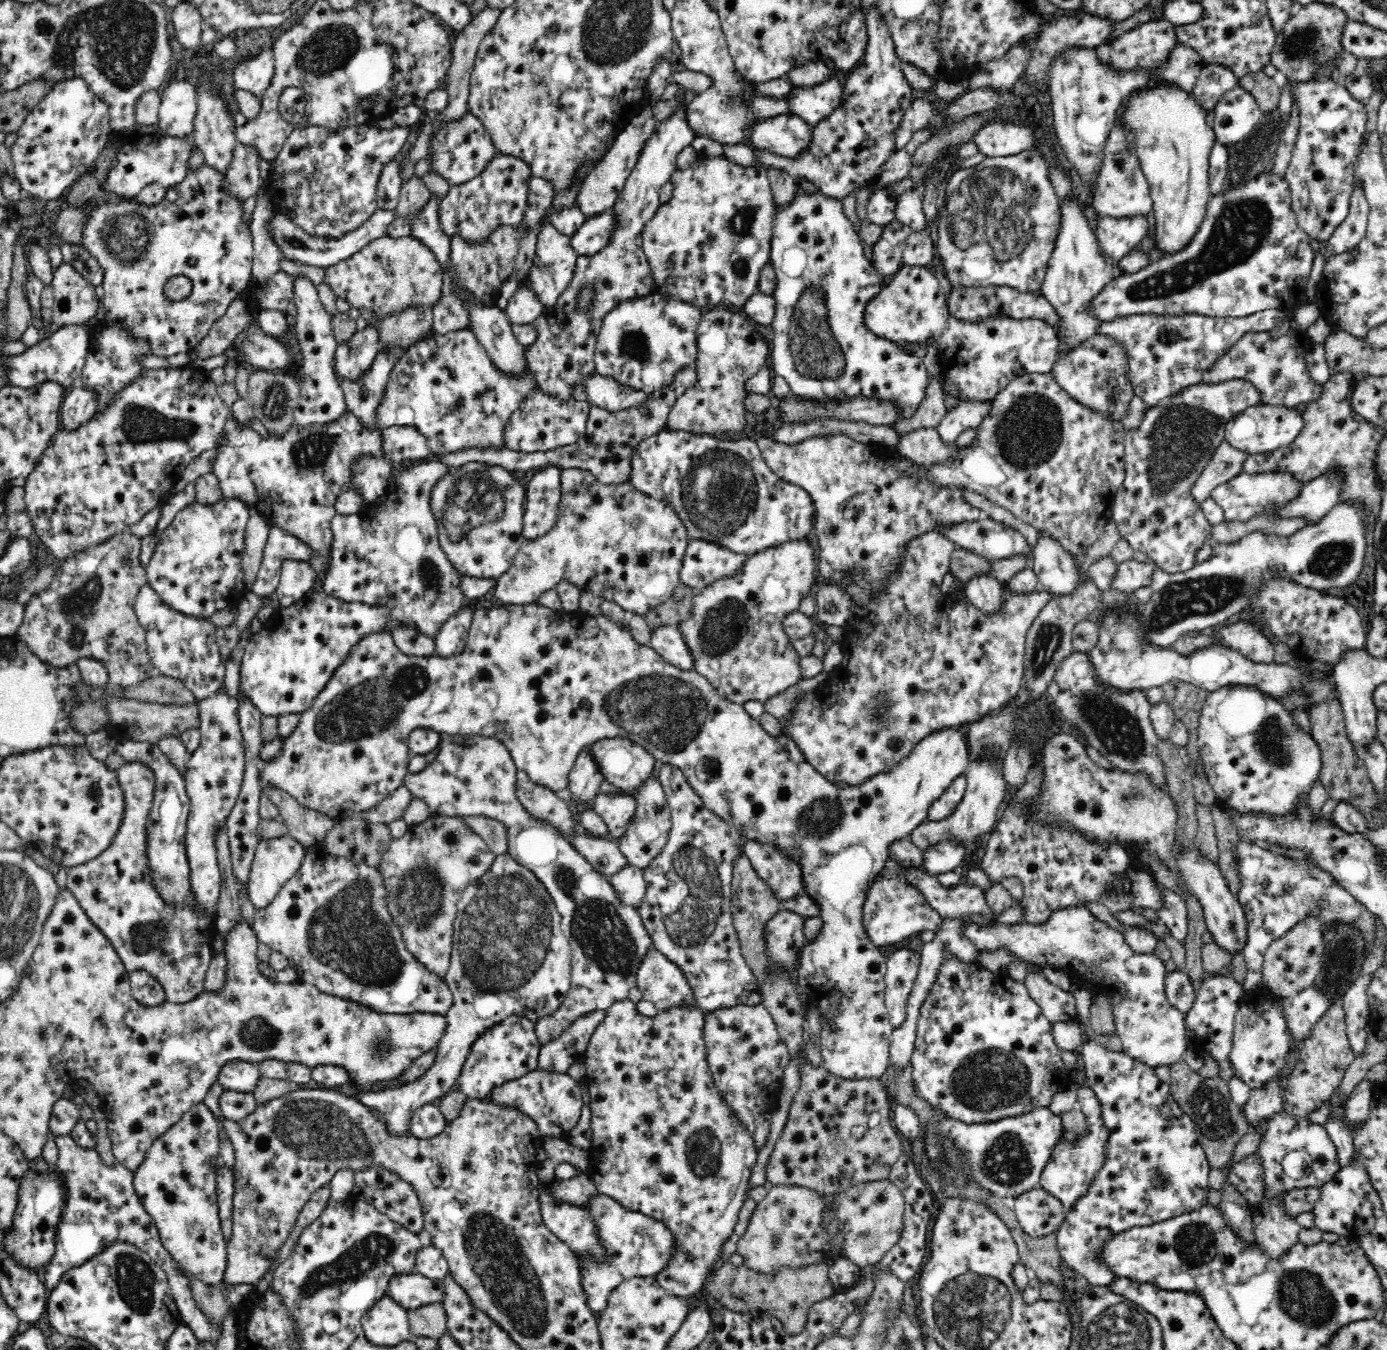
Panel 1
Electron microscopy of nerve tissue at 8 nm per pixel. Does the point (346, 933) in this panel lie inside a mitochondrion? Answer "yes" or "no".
yes

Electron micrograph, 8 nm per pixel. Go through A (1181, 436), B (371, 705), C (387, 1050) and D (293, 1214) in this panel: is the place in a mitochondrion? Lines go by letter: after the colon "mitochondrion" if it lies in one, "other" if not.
A: mitochondrion
B: mitochondrion
C: mitochondrion
D: other

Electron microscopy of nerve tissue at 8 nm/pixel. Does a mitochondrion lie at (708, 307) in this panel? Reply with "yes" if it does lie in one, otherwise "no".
no

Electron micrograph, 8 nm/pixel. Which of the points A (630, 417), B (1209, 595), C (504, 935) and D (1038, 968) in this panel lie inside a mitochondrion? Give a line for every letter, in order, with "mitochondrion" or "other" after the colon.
A: mitochondrion
B: mitochondrion
C: mitochondrion
D: other

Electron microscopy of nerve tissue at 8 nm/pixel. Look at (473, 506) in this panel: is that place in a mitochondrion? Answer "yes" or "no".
yes

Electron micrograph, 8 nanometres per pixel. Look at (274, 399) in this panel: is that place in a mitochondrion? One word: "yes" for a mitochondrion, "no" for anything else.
yes

